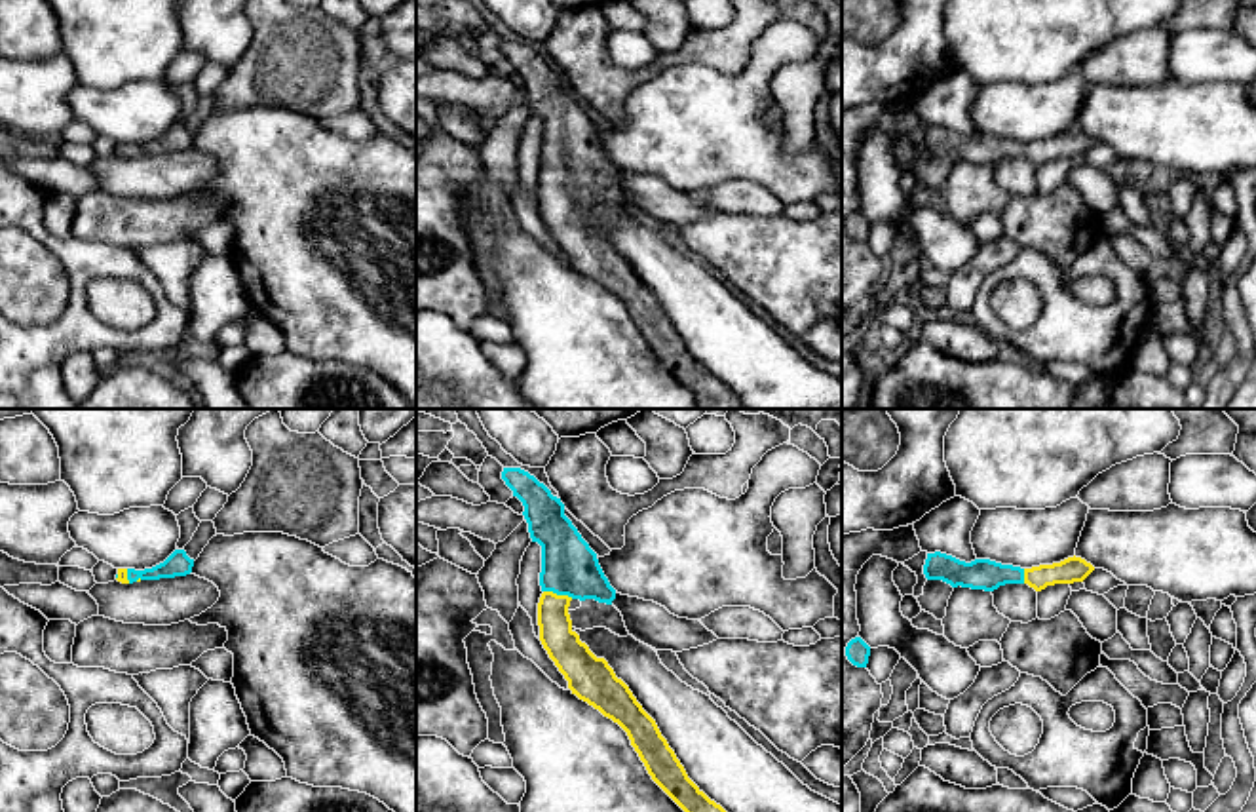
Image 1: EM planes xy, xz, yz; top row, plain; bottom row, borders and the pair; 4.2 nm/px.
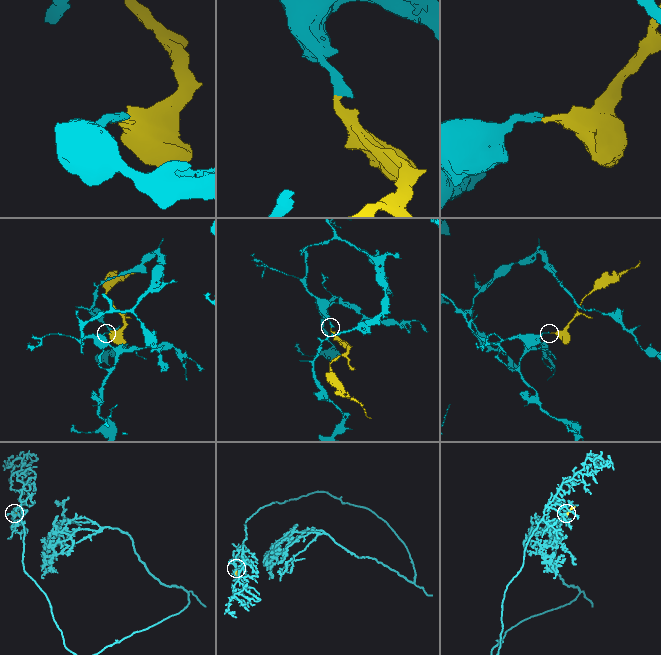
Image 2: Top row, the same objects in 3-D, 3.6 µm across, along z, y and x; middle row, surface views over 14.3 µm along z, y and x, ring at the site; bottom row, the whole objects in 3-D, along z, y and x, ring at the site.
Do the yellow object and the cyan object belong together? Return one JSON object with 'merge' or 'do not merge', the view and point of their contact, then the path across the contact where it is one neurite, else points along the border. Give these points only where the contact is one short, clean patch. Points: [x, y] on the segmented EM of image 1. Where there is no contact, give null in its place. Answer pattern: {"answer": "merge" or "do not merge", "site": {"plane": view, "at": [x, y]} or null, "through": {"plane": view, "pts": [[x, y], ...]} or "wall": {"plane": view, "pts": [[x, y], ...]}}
{"answer": "merge", "site": {"plane": "xz", "at": [559, 596]}, "through": {"plane": "xz", "pts": [[563, 645], [557, 638], [559, 596], [559, 584], [569, 567]]}}

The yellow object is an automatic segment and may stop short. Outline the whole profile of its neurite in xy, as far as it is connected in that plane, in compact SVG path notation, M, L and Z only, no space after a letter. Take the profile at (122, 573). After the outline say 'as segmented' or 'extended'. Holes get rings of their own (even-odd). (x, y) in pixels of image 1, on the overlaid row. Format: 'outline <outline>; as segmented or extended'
outline M175 550L163 563L135 570L135 569L118 569L116 580L122 584L133 584L139 578L141 580L160 580L160 578L175 578L175 576L186 576L192 572L194 559L186 555L184 550Z; extended

